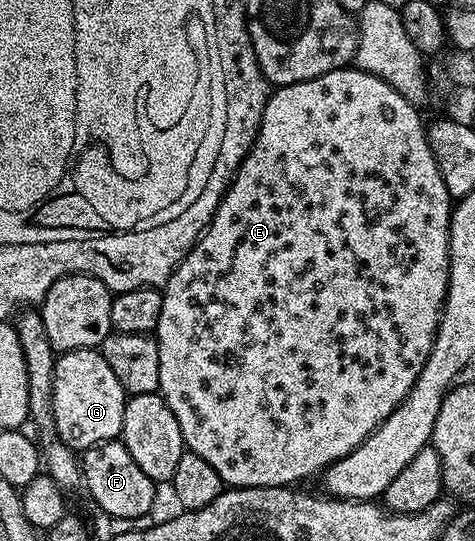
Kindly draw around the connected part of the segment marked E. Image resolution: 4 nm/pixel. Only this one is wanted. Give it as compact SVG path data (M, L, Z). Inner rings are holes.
M355 66L339 68L330 74L322 74L318 78L310 78L306 82L294 82L293 84L279 85L269 95L262 122L258 134L254 138L252 148L241 162L225 192L218 210L212 216L212 220L200 234L200 239L182 258L182 262L174 270L174 274L163 285L162 314L158 318L158 326L154 333L154 339L158 344L158 374L160 375L159 395L164 397L170 410L174 410L174 418L178 418L178 430L182 430L184 447L189 452L198 454L198 458L206 458L214 470L218 470L218 478L224 480L225 485L233 488L283 488L285 486L299 485L299 480L308 480L311 476L319 477L325 468L334 462L346 458L350 450L359 446L365 438L372 433L406 397L414 386L418 374L422 374L422 366L426 366L426 358L430 358L430 350L434 346L436 331L440 325L440 318L444 314L444 299L448 293L448 275L450 274L450 222L454 201L446 190L446 182L442 182L442 174L438 170L438 162L430 150L428 133L425 121L420 121L421 109L403 97L394 86L386 83L382 78L373 73L362 71Z

